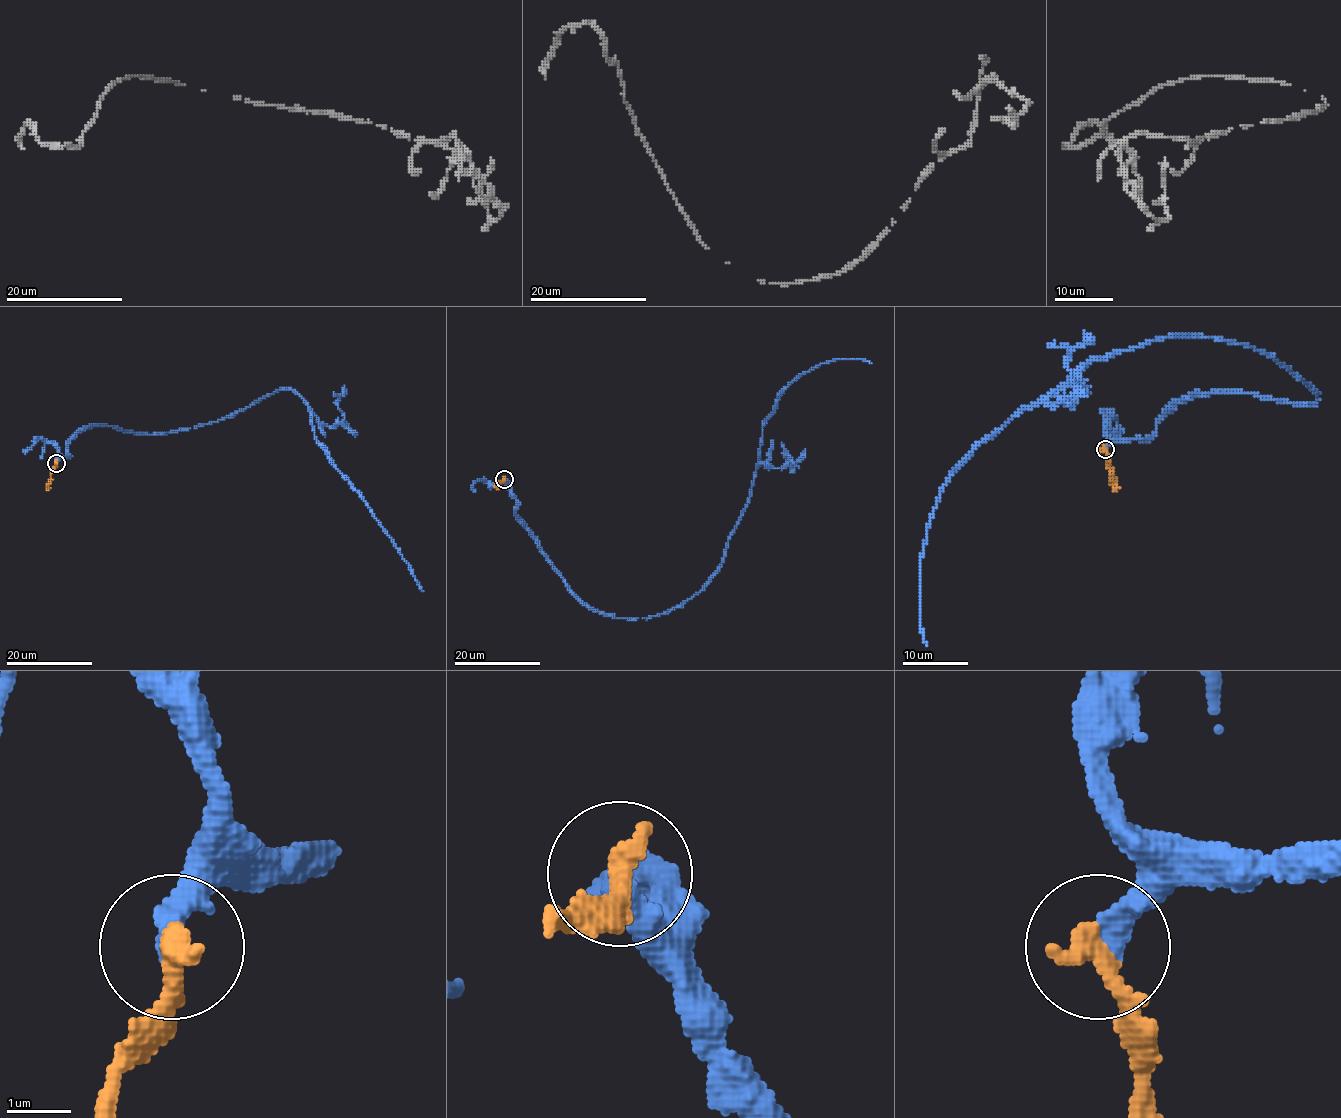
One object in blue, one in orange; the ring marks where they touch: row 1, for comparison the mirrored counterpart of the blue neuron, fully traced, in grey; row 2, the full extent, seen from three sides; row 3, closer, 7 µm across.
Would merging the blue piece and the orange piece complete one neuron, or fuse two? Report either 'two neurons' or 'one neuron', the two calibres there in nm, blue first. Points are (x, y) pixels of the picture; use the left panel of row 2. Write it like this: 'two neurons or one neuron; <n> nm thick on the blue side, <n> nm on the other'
one neuron; 400 nm thick on the blue side, 400 nm on the other

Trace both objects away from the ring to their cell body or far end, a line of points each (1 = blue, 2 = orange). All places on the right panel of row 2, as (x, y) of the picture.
1: (1106, 449), (1194, 395), (1317, 393), (1211, 336), (1089, 359), (945, 484), (925, 646)
2: (1104, 449), (1114, 484), (1121, 487)

